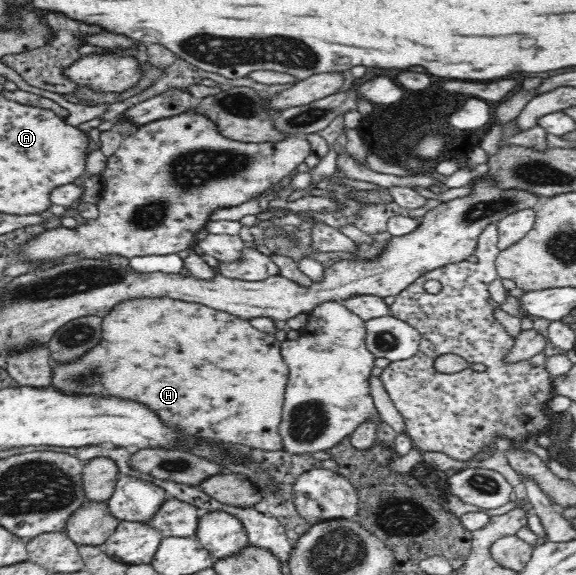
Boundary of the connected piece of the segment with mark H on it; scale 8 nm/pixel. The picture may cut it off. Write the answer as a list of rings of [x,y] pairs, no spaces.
[[[166,296],[127,299],[103,317],[102,340],[79,358],[58,362],[51,370],[52,387],[66,395],[112,395],[149,407],[164,425],[179,429],[180,433],[215,443],[284,450],[278,427],[282,423],[289,369],[281,354],[281,342],[255,329],[248,320],[229,313]]]

